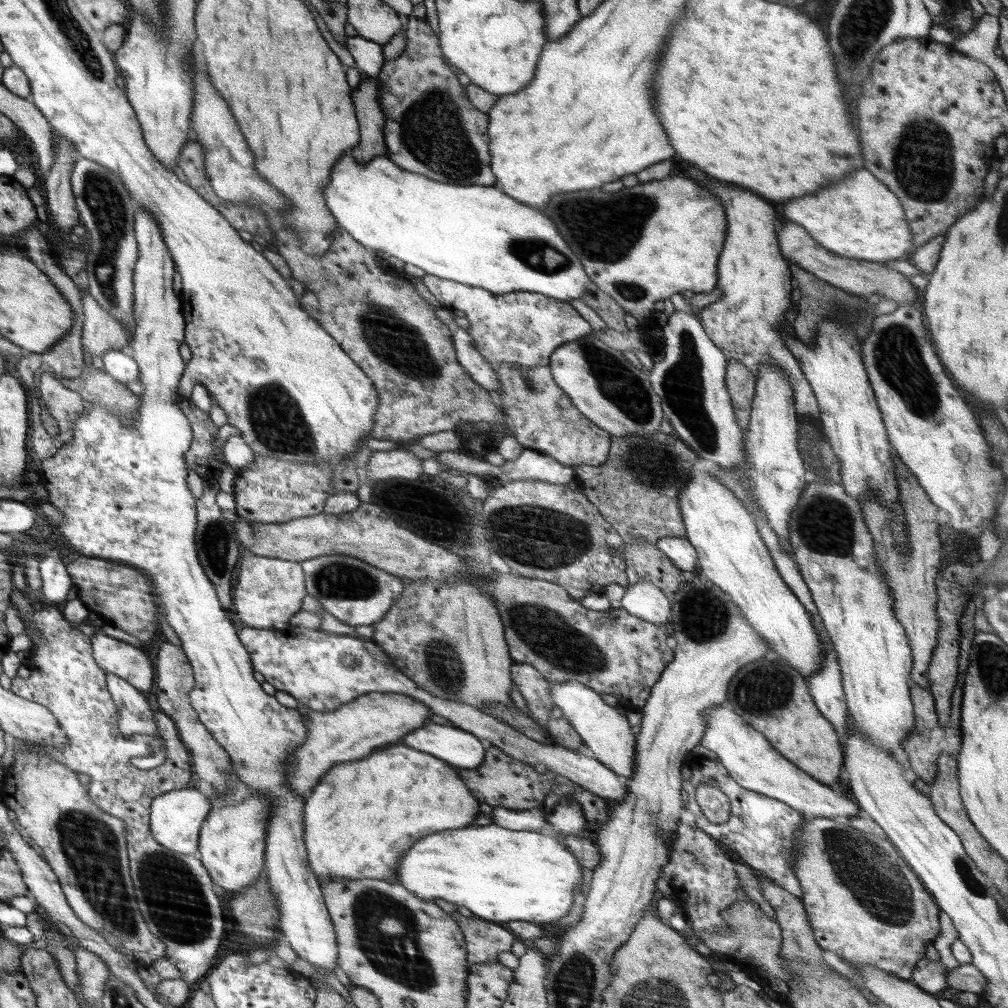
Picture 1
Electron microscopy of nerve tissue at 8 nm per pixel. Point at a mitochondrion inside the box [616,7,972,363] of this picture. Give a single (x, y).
(923, 161)

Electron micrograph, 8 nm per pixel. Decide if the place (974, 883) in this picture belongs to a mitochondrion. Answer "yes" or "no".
yes

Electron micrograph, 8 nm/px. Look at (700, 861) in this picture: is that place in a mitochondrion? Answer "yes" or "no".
yes

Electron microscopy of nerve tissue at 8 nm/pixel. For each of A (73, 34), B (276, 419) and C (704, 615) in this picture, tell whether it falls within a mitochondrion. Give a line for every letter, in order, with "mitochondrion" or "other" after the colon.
A: mitochondrion
B: mitochondrion
C: mitochondrion

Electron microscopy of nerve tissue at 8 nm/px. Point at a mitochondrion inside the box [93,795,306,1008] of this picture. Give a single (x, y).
(173, 897)

